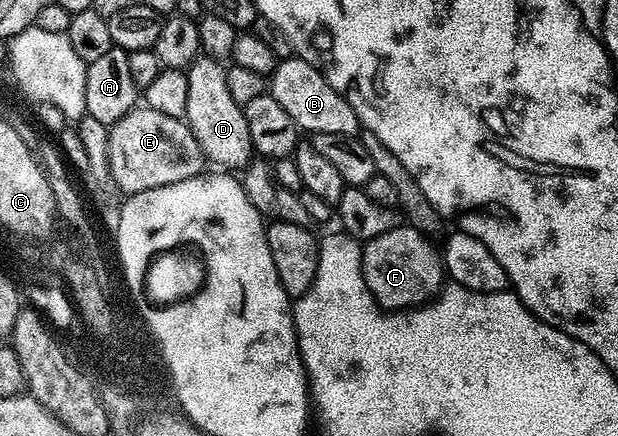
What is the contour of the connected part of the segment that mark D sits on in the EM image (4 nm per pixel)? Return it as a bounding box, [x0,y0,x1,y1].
[184,55,253,170]

